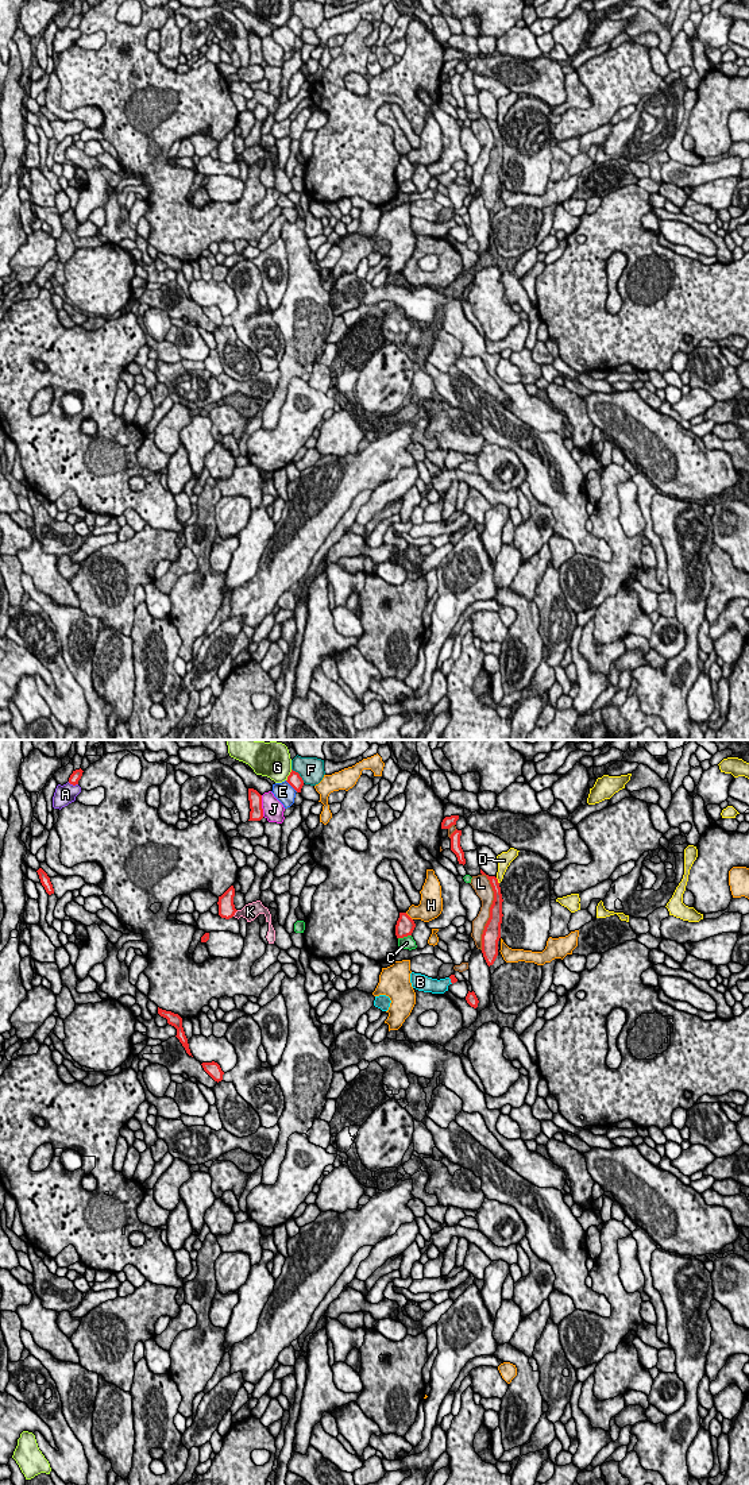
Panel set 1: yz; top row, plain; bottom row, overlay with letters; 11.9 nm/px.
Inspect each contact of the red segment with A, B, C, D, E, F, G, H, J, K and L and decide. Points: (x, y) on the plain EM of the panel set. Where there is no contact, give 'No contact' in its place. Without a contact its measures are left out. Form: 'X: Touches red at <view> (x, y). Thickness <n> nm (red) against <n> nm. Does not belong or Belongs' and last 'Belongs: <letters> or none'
A: Touches red at yz (73, 29). Thickness 120 nm (red) against 240 nm. Does not belong
B: Touches red at yz (451, 224). Thickness 70 nm (red) against 170 nm. Belongs
C: Touches red at yz (404, 180). Thickness 220 nm (red) against 160 nm. Does not belong
D: Touches red at yz (497, 124). Thickness 100 nm (red) against 160 nm. Does not belong
E: Touches red at yz (292, 30). Thickness 160 nm (red) against 220 nm. Does not belong
F: Touches red at yz (298, 19). Thickness 160 nm (red) against 300 nm. Does not belong
G: Touches red at yz (289, 19). Thickness 160 nm (red) against 300 nm. Does not belong
H: Touches red at yz (409, 161). Thickness 220 nm (red) against 260 nm. Does not belong
J: Touches red at yz (261, 50). Thickness 160 nm (red) against 240 nm. Does not belong
K: Touches red at yz (235, 155). Thickness 200 nm (red) against 200 nm. Does not belong
L: Touches red at yz (490, 155). Thickness 200 nm (red) against 190 nm. Does not belong
Belongs: B

